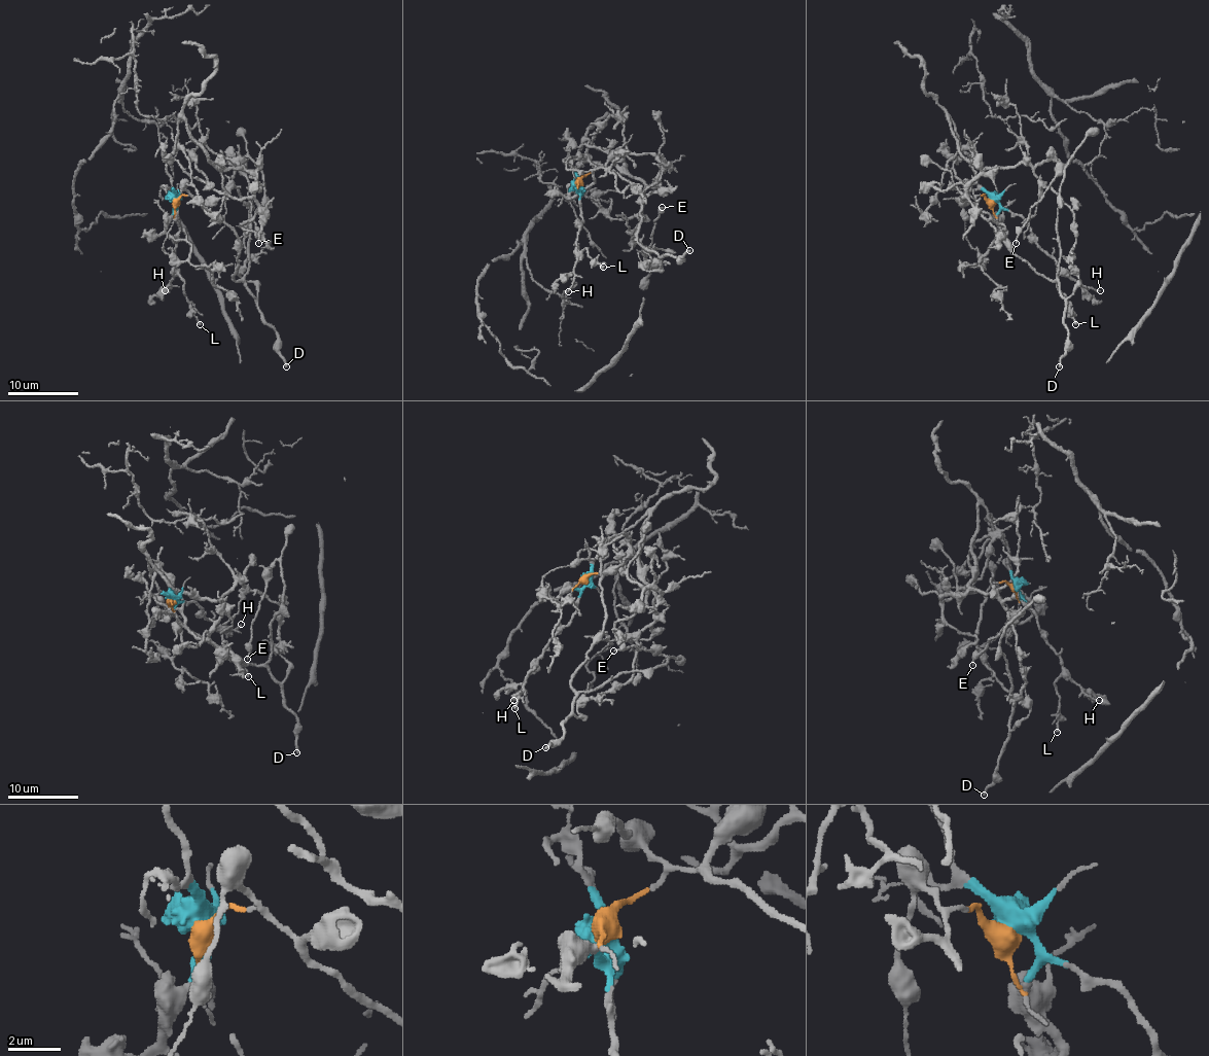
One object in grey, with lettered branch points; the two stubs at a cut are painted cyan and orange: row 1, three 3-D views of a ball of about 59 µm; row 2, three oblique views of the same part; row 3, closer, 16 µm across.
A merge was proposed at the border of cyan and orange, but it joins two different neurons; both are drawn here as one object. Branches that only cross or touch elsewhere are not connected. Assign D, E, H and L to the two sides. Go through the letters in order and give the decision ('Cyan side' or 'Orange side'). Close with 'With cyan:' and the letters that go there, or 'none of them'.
D: Orange side
E: Orange side
H: Cyan side
L: Cyan side
With cyan: H, L

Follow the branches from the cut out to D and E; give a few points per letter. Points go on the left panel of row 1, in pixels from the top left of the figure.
D: (176, 202), (182, 195), (194, 198), (234, 232), (239, 240), (234, 279), (244, 284), (274, 329), (286, 366)
E: (176, 202), (194, 198), (234, 232), (239, 280), (263, 197), (261, 172), (248, 157), (258, 244)

